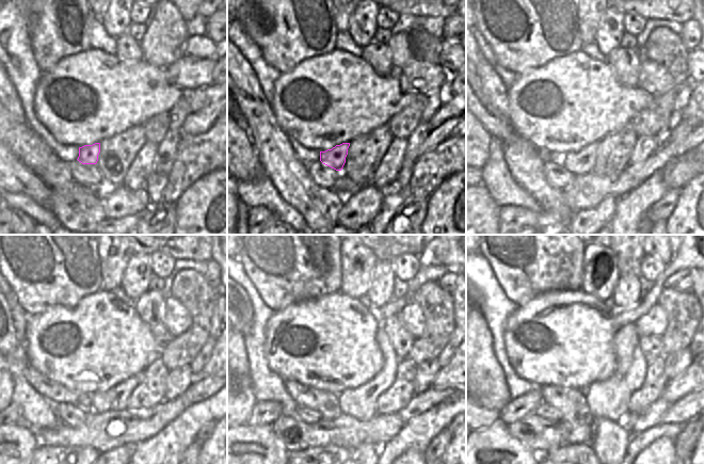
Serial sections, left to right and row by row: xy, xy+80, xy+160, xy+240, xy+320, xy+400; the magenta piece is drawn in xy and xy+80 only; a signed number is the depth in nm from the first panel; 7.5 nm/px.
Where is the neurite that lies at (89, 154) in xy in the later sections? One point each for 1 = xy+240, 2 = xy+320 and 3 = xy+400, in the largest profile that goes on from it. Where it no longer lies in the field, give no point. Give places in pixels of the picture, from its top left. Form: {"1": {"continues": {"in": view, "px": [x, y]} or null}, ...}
{"1": {"continues": {"in": "xy+240", "px": [114, 399]}}, "2": {"continues": {"in": "xy+320", "px": [359, 402]}}, "3": {"continues": {"in": "xy+400", "px": [609, 399]}}}

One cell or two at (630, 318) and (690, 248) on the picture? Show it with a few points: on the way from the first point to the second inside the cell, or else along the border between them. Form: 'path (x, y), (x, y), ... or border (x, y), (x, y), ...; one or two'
path (649, 301), (655, 292), (659, 281), (674, 266); one

